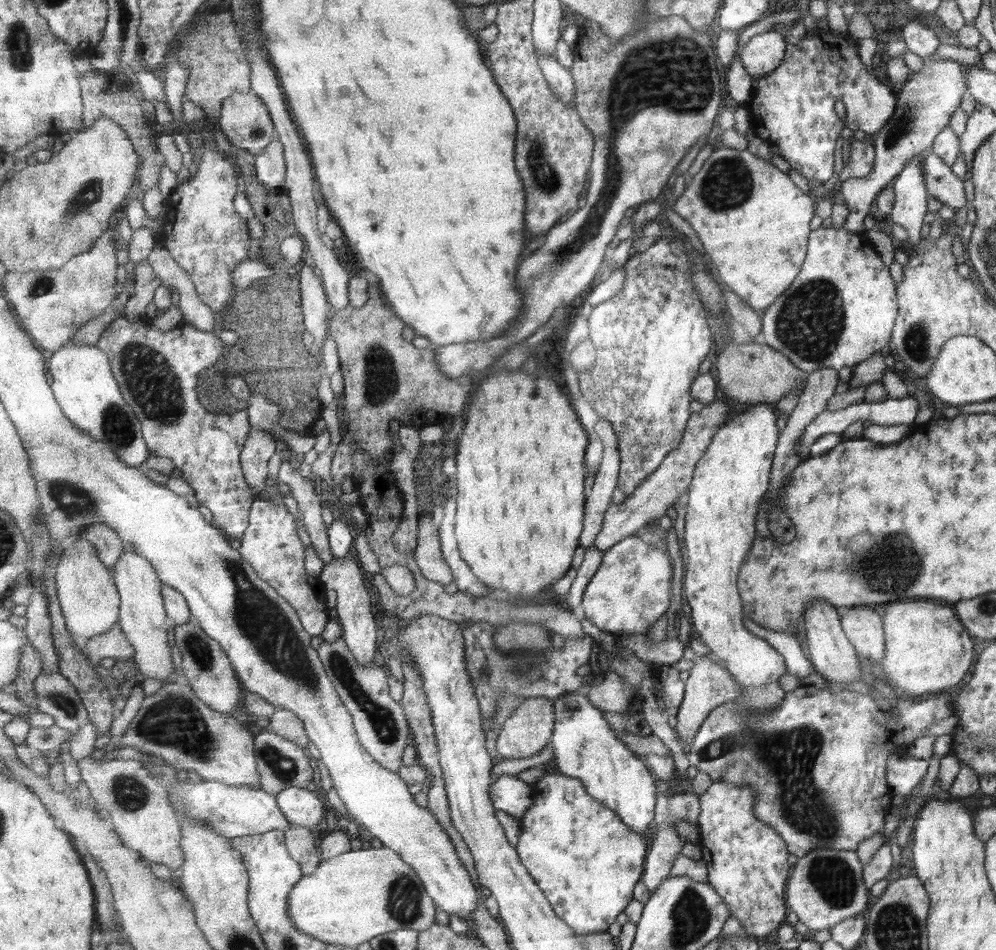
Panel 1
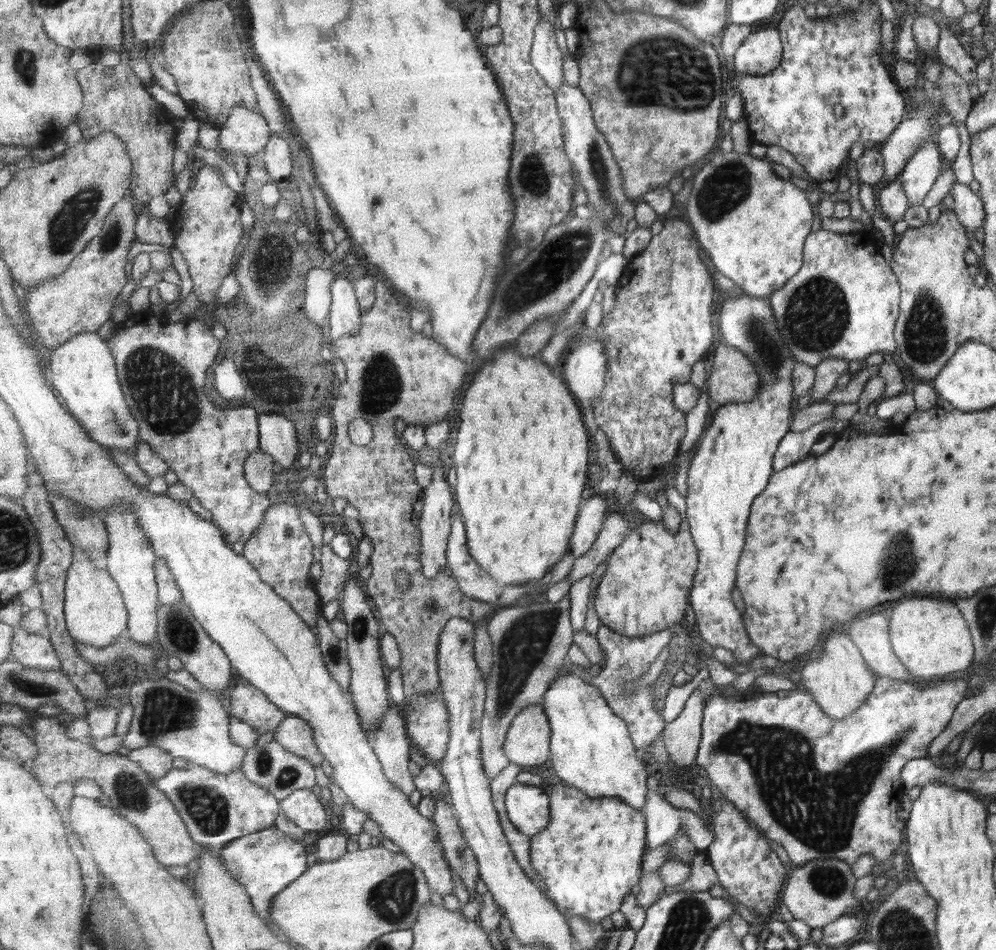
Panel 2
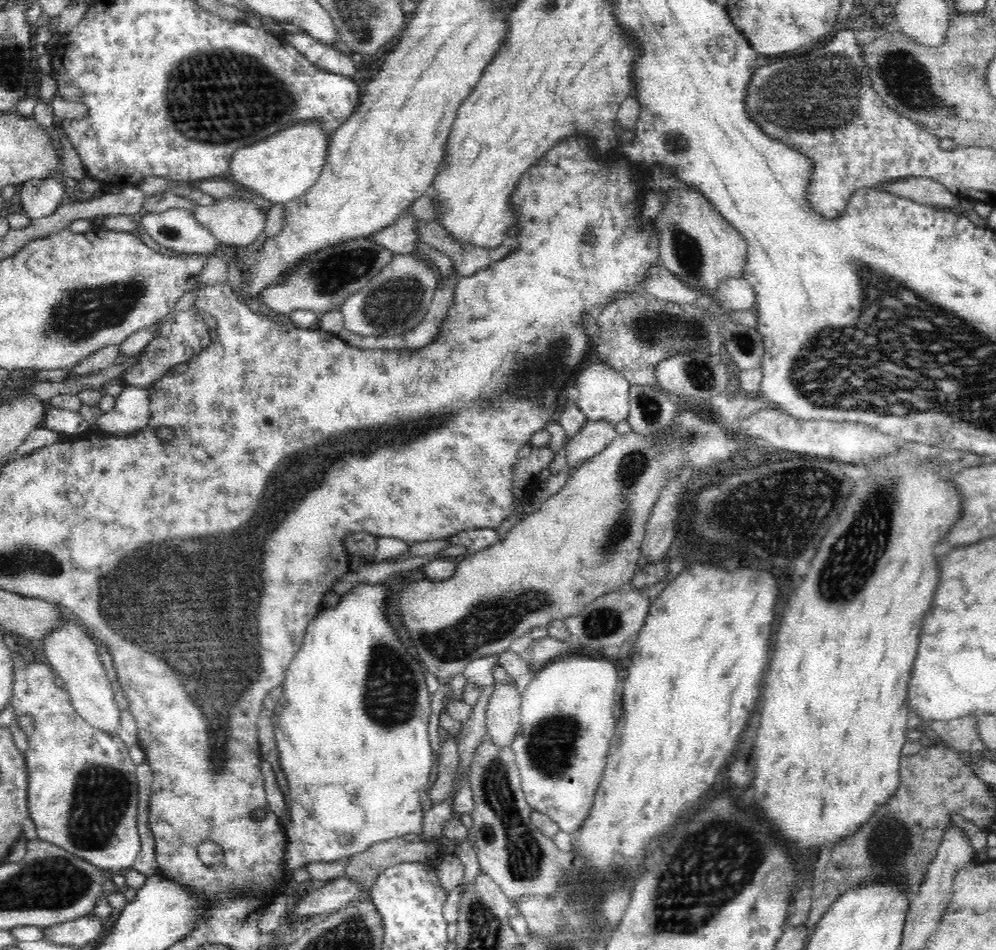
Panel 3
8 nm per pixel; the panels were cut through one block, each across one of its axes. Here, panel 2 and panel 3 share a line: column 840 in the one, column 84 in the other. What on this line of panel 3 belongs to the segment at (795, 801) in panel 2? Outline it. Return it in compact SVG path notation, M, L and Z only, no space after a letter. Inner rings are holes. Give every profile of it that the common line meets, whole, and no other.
M19 653L13 654L13 661L15 666L15 677L14 677L14 692L11 698L11 705L14 708L16 716L21 717L24 715L32 716L34 721L34 730L32 734L29 734L29 747L25 754L28 771L28 807L30 817L34 821L31 834L34 838L44 840L45 842L52 843L75 856L82 858L82 860L88 861L90 864L98 867L99 869L113 870L116 873L123 873L124 871L132 868L136 857L141 850L141 841L138 832L138 794L139 794L139 783L136 780L136 768L132 759L130 759L129 747L125 746L125 743L118 737L118 735L108 735L88 724L84 718L82 718L72 704L71 698L69 697L68 691L64 688L56 686L54 681L56 674L51 670L50 665L43 664L40 661L37 662L26 662L22 655Z

